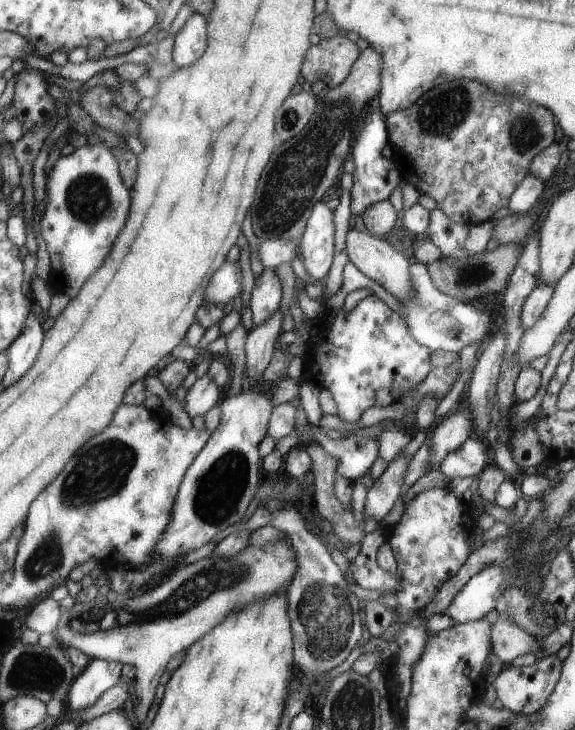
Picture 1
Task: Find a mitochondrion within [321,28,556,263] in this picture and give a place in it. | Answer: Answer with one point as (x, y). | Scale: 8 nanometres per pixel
(442, 110)

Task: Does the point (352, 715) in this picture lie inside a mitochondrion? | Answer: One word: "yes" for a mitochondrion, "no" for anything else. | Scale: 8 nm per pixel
yes

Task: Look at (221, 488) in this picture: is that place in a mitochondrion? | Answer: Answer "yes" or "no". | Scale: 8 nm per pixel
yes

